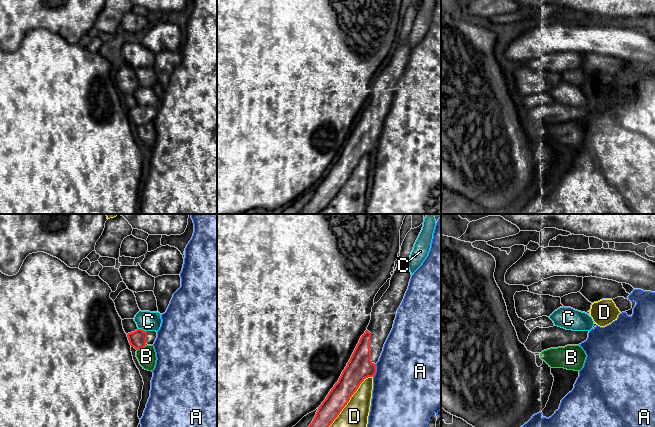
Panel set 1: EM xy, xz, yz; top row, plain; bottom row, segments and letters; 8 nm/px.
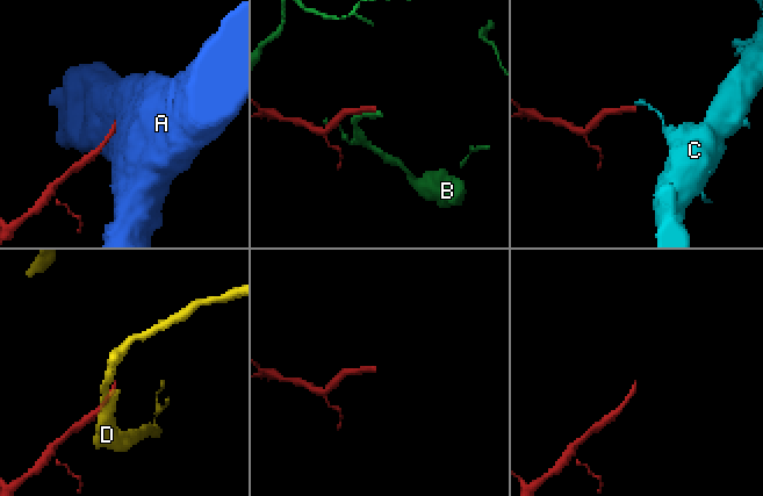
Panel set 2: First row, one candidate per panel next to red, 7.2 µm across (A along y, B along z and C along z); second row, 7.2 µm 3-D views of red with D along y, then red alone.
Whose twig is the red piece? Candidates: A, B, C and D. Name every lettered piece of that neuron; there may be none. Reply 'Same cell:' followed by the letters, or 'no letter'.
Same cell: no letter

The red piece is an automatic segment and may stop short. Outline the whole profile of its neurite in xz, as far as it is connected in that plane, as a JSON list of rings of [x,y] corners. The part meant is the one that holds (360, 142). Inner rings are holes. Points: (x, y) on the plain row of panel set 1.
[[[408,39],[396,44],[389,64],[372,83],[367,106],[361,112],[338,158],[318,184],[312,199],[298,214],[319,214],[338,193],[360,160],[366,154],[374,153],[376,139],[393,104],[411,52]]]

